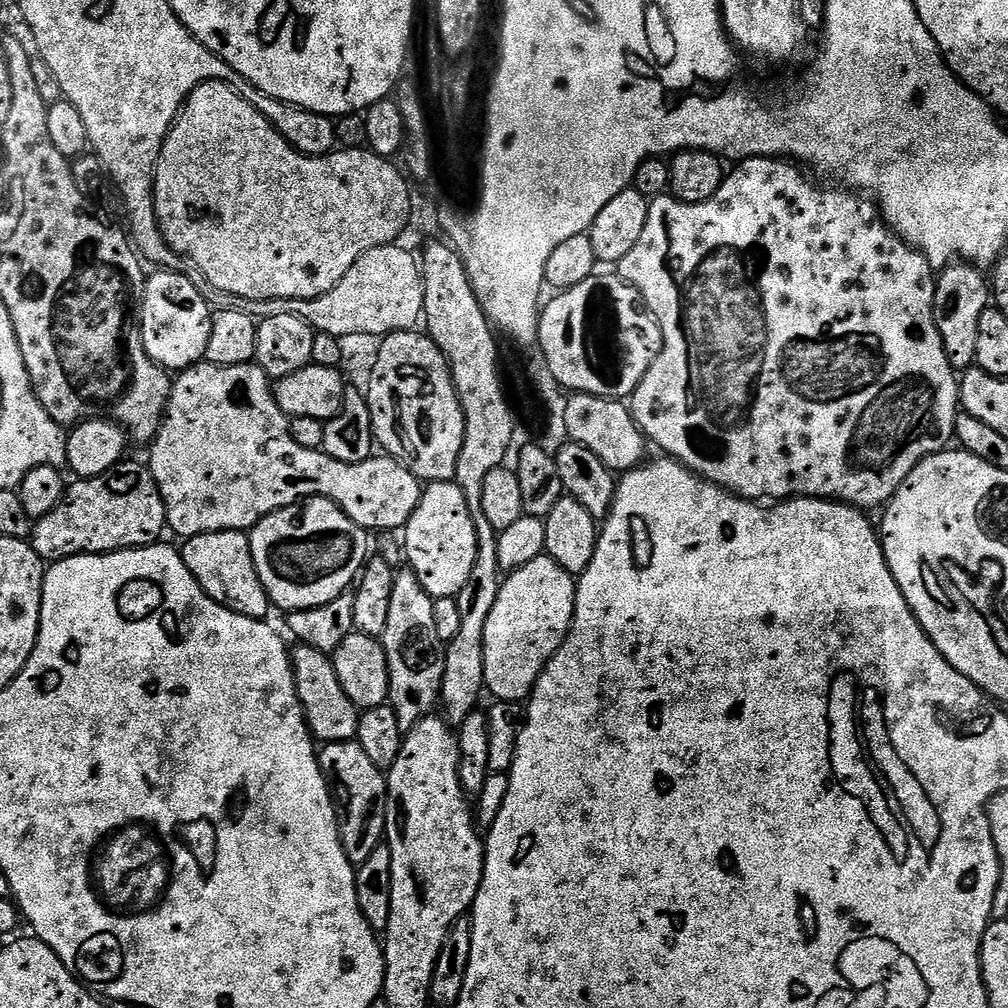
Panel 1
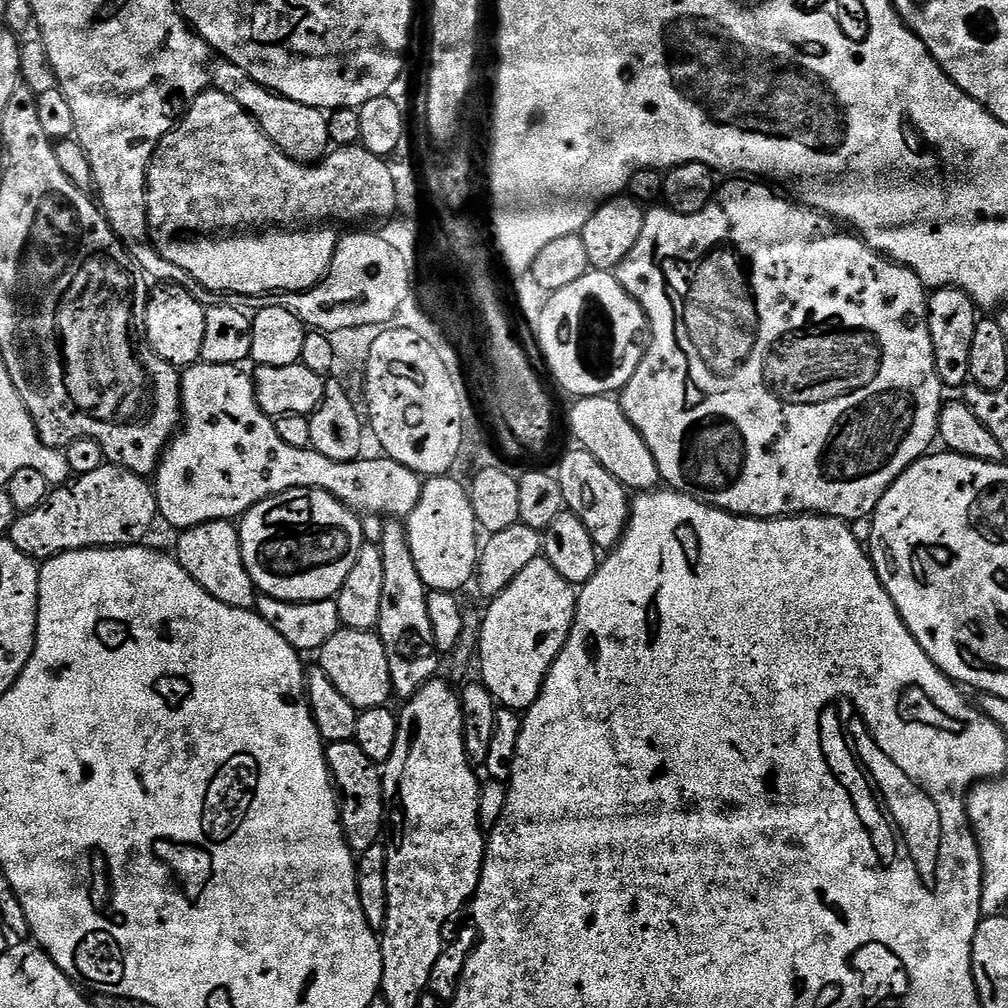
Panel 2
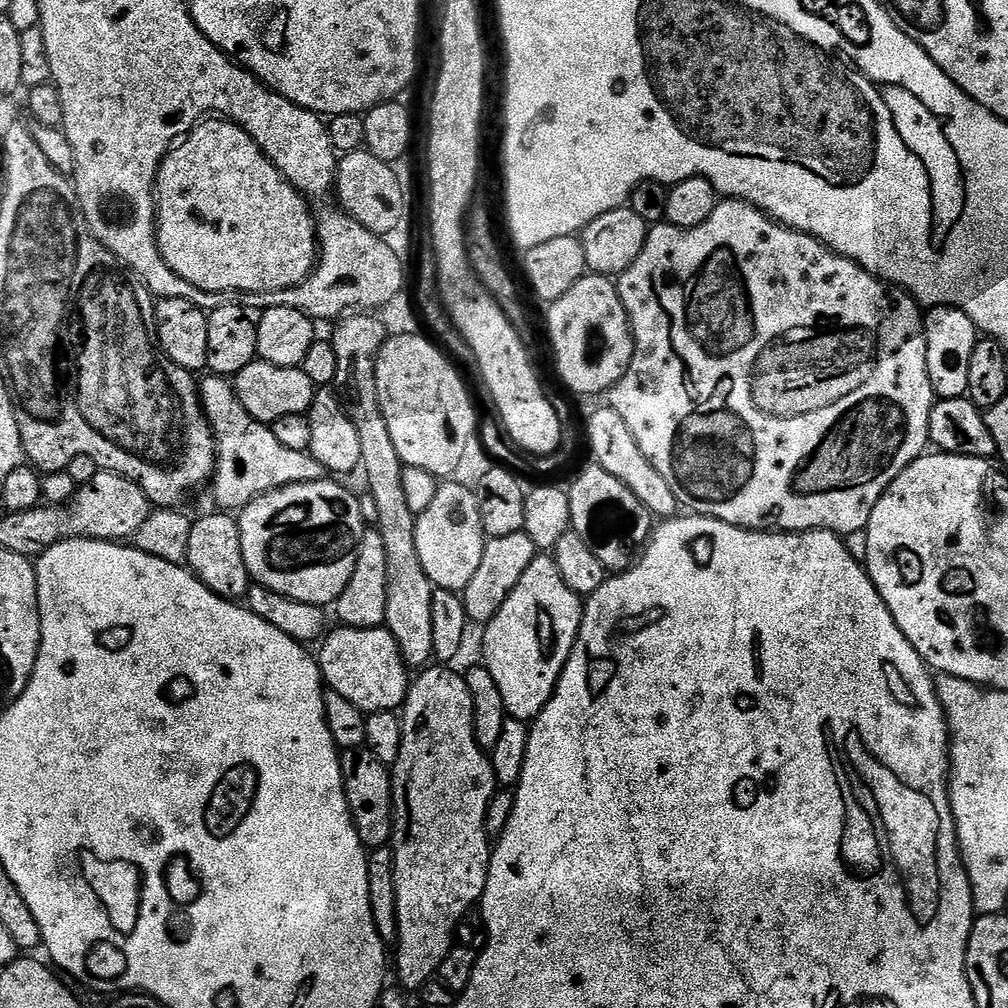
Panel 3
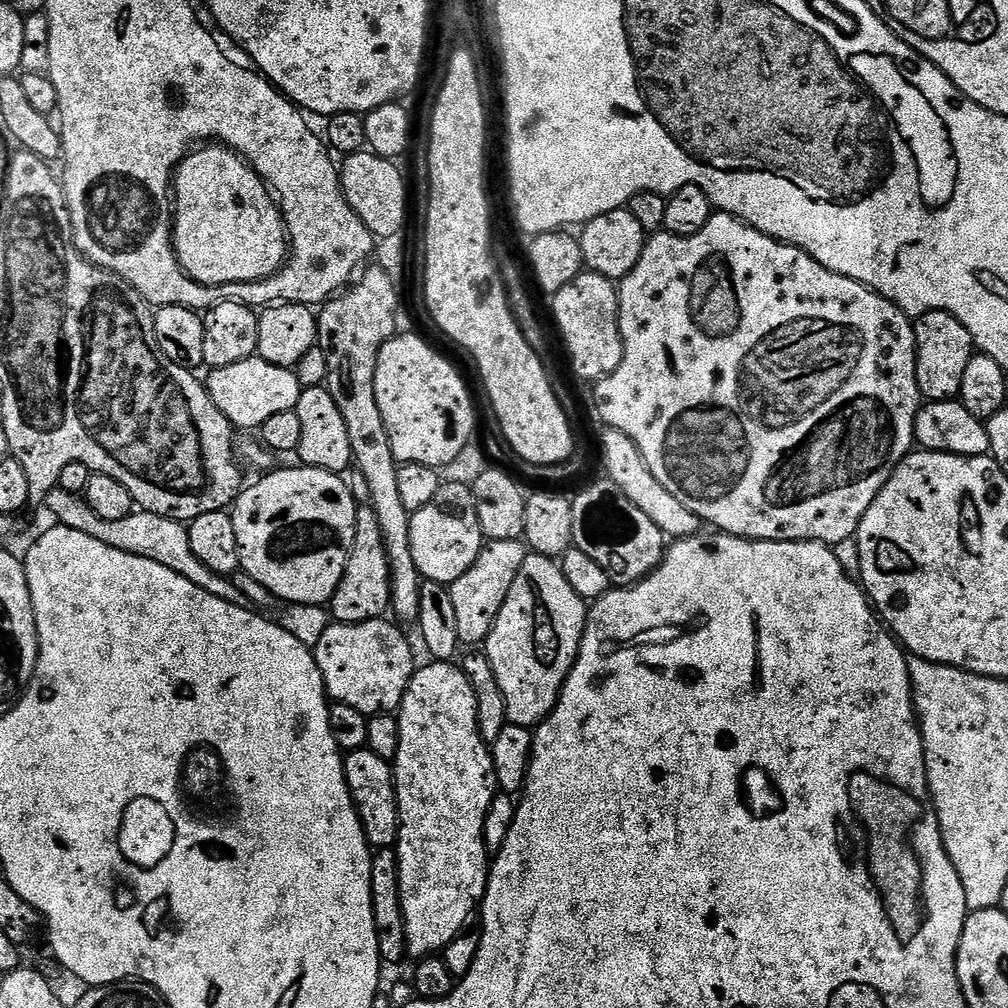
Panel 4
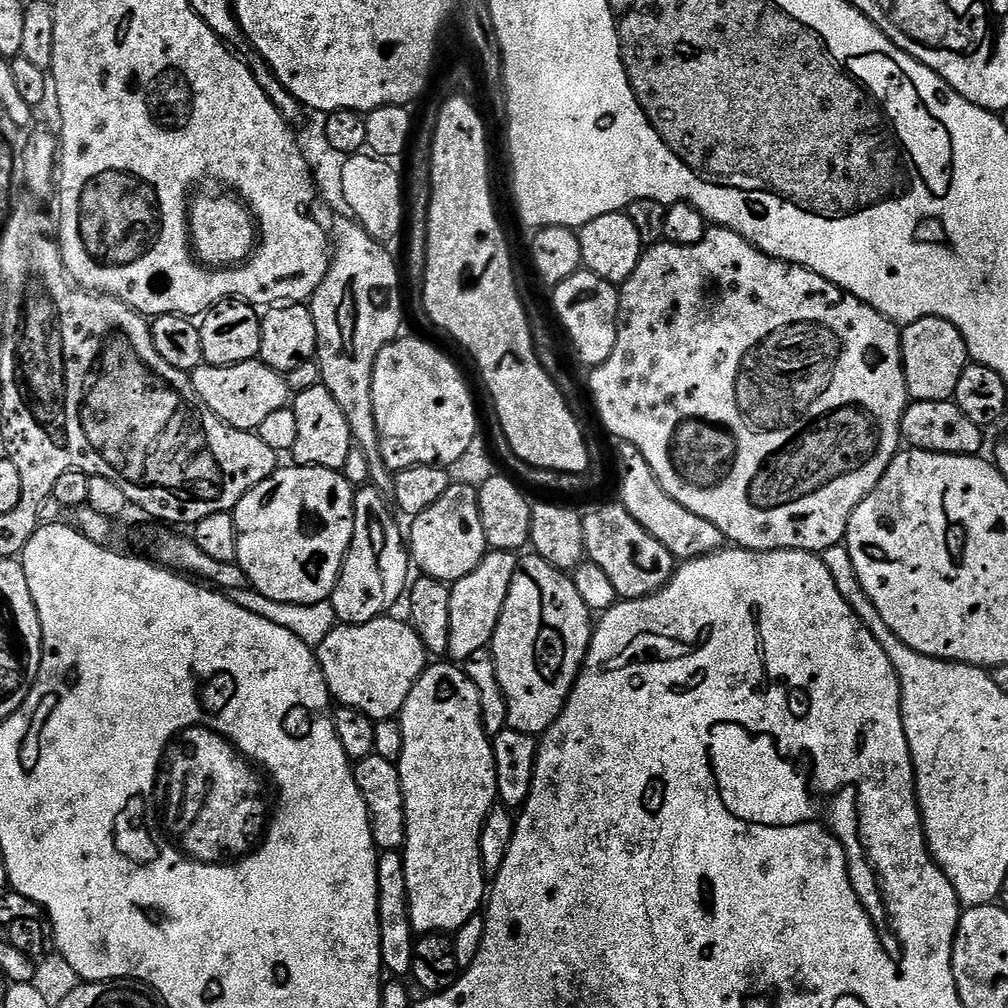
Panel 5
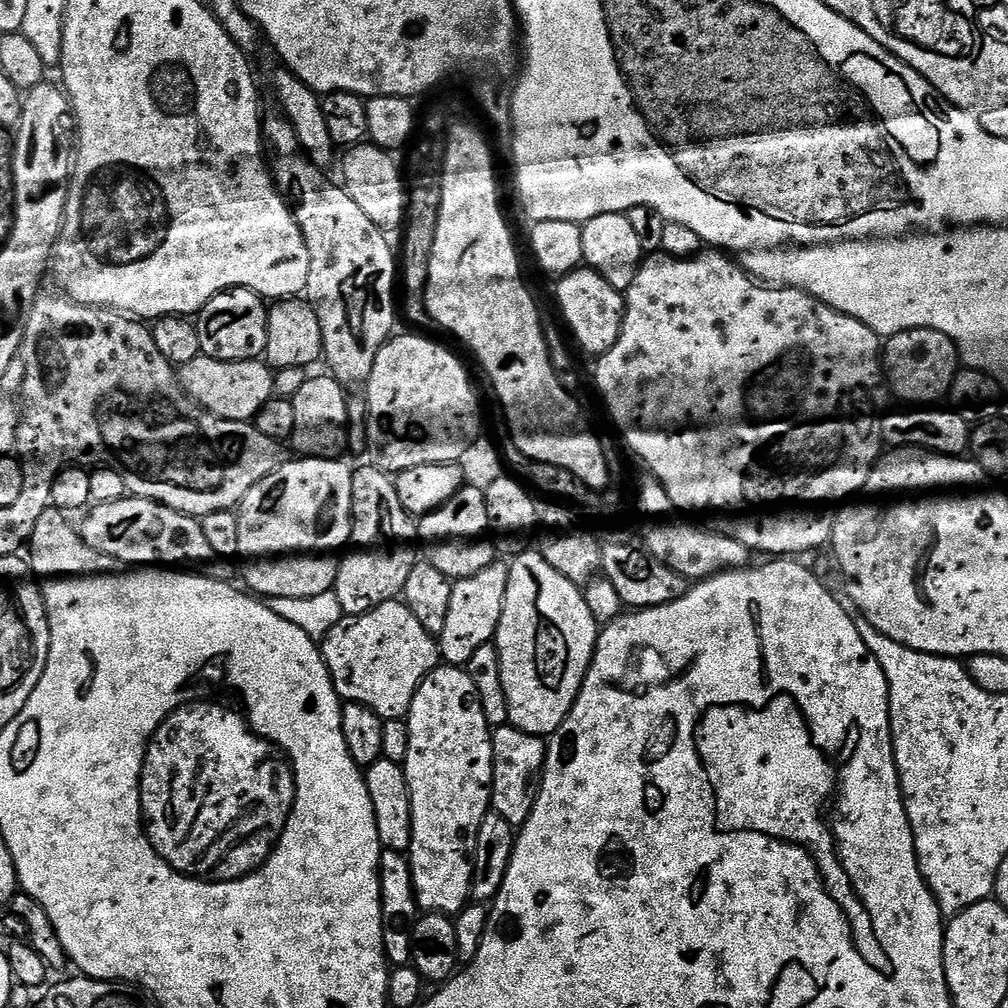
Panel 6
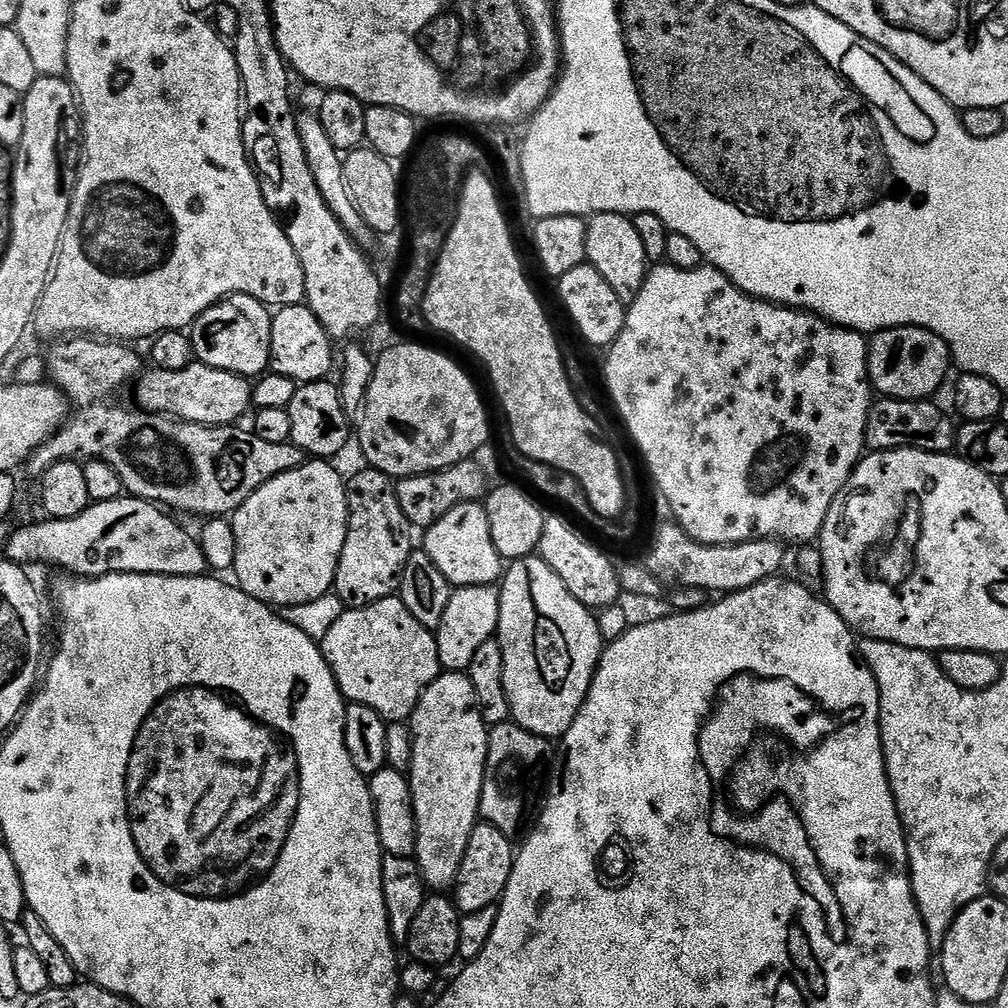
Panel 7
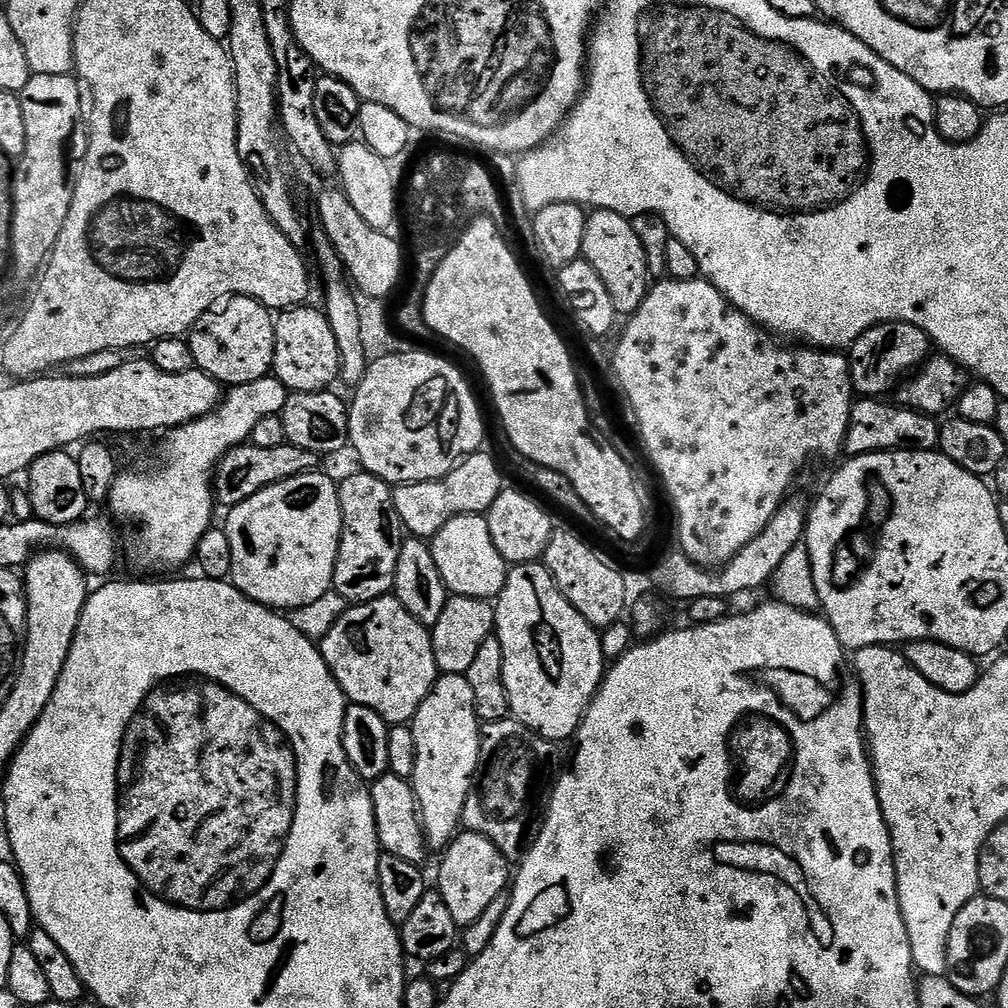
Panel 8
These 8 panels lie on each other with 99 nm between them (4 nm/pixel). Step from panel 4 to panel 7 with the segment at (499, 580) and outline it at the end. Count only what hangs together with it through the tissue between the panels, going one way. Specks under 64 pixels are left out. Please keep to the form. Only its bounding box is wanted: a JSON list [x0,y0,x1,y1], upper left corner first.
[434,584,502,673]

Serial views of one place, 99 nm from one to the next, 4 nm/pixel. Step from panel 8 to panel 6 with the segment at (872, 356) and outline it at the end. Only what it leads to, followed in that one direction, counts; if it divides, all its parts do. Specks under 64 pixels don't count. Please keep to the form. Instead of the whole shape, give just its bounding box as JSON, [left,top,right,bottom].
[882,328,962,406]

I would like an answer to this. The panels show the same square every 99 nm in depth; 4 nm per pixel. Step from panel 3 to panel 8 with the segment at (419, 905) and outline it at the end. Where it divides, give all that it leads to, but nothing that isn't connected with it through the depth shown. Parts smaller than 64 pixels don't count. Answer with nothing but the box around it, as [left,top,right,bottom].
[410,675,482,850]

